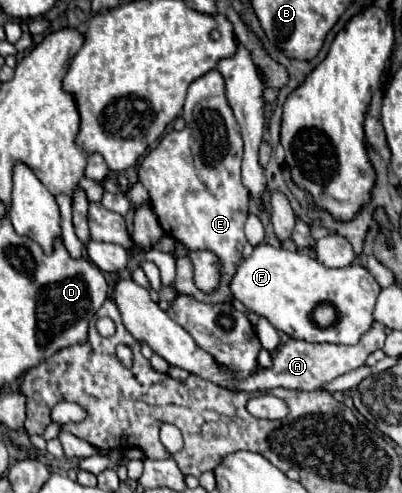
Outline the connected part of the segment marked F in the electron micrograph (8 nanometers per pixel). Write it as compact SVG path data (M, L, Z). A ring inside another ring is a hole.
M259 244L255 246L251 258L243 260L237 266L237 274L231 282L231 292L253 314L265 316L277 330L289 334L291 338L299 338L305 342L357 344L375 322L373 308L381 286L361 264L327 268L307 254ZM325 302L337 308L337 320L331 326L321 328L311 318L311 314L319 304Z

